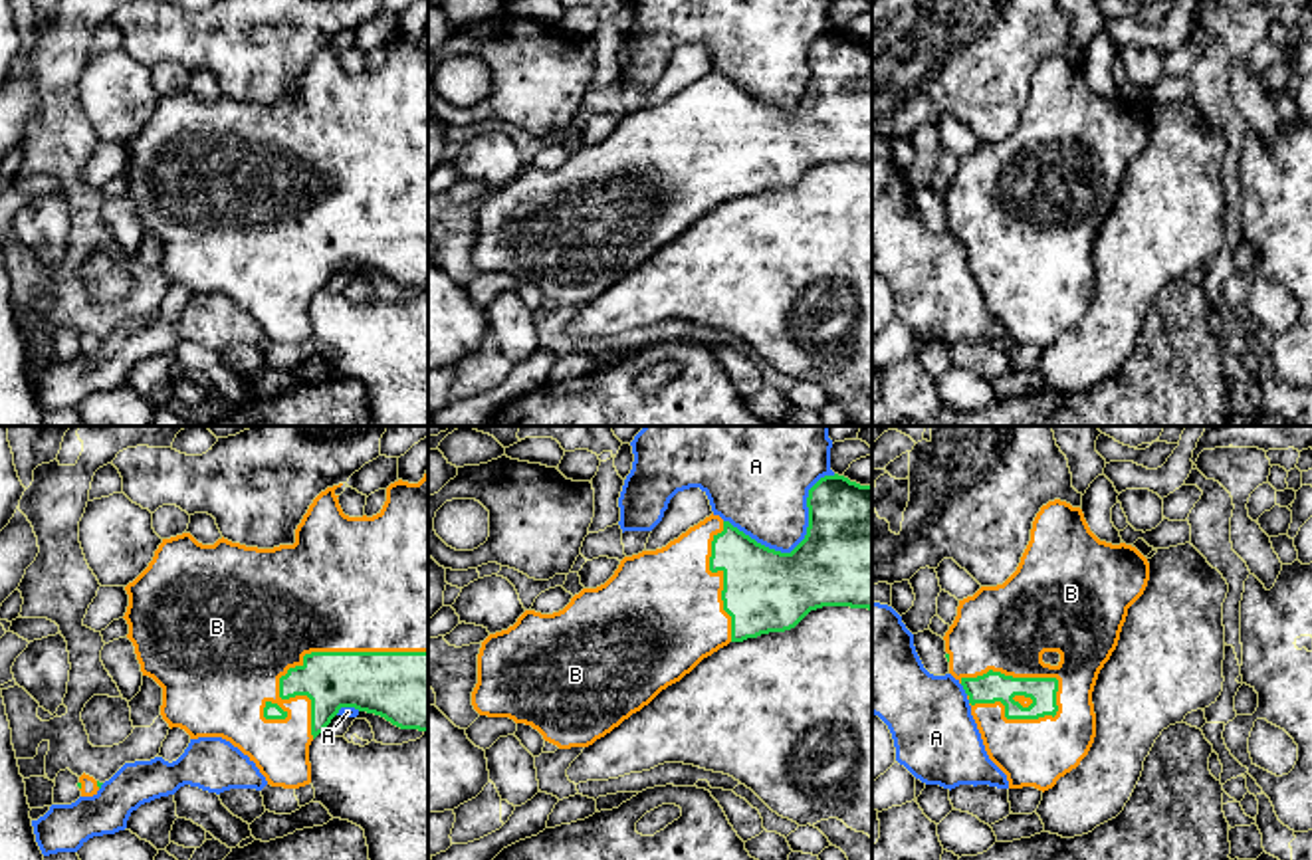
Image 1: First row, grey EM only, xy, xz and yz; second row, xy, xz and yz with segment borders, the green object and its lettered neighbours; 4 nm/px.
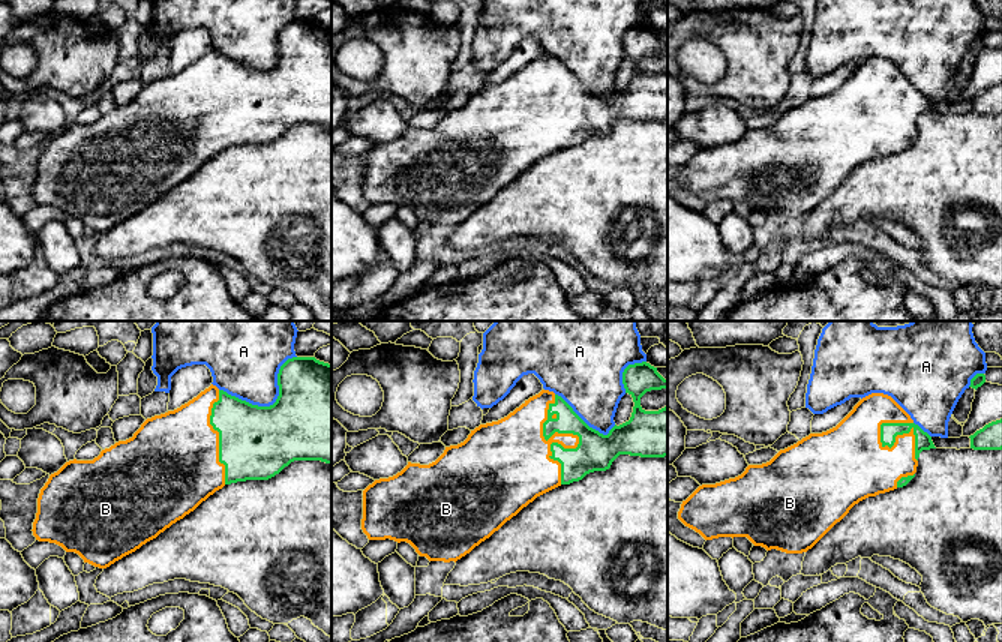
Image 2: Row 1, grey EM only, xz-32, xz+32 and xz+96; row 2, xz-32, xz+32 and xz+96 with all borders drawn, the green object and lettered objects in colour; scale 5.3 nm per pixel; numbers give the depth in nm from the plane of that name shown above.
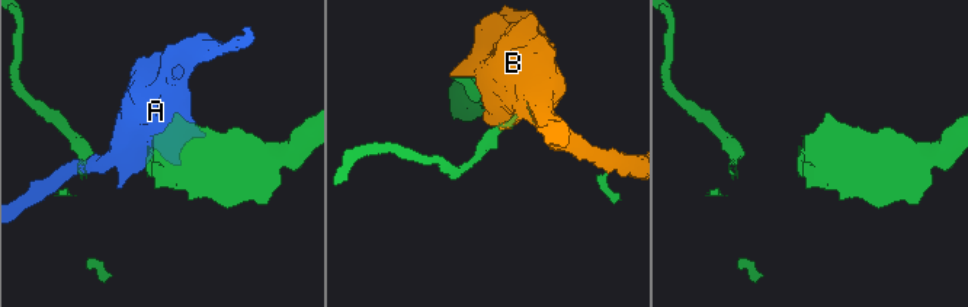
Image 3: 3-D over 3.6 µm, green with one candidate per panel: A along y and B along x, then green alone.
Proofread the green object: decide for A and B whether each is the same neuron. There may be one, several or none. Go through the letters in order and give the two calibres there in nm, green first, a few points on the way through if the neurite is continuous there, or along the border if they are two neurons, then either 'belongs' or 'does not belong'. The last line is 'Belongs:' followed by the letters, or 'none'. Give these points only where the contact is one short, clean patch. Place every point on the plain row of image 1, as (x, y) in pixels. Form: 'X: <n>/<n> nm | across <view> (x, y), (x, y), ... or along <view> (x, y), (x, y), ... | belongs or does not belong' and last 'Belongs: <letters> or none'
A: 480/360 nm | does not belong
B: 280/500 nm | belongs
Belongs: B

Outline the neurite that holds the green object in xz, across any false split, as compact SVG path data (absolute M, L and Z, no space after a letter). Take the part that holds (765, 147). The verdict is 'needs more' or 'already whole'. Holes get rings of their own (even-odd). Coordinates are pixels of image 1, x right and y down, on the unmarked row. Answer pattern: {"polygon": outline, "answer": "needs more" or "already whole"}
{"polygon": "M824 32L811 46L807 54L809 63L809 83L805 95L791 107L781 109L769 105L729 77L719 71L710 71L698 81L690 83L678 95L670 97L666 103L656 107L642 107L632 113L624 113L614 127L614 131L597 145L583 145L571 155L571 159L553 170L541 170L535 166L525 166L513 182L507 186L490 190L478 210L478 240L472 248L472 262L480 271L488 273L509 273L515 279L525 279L537 285L545 297L557 301L559 305L589 303L597 295L610 289L632 269L648 262L662 246L680 238L690 230L704 214L711 212L729 198L743 198L747 194L757 194L769 188L785 188L795 184L811 166L822 162L850 162L872 166L872 42L860 42L844 32Z", "answer": "needs more"}

